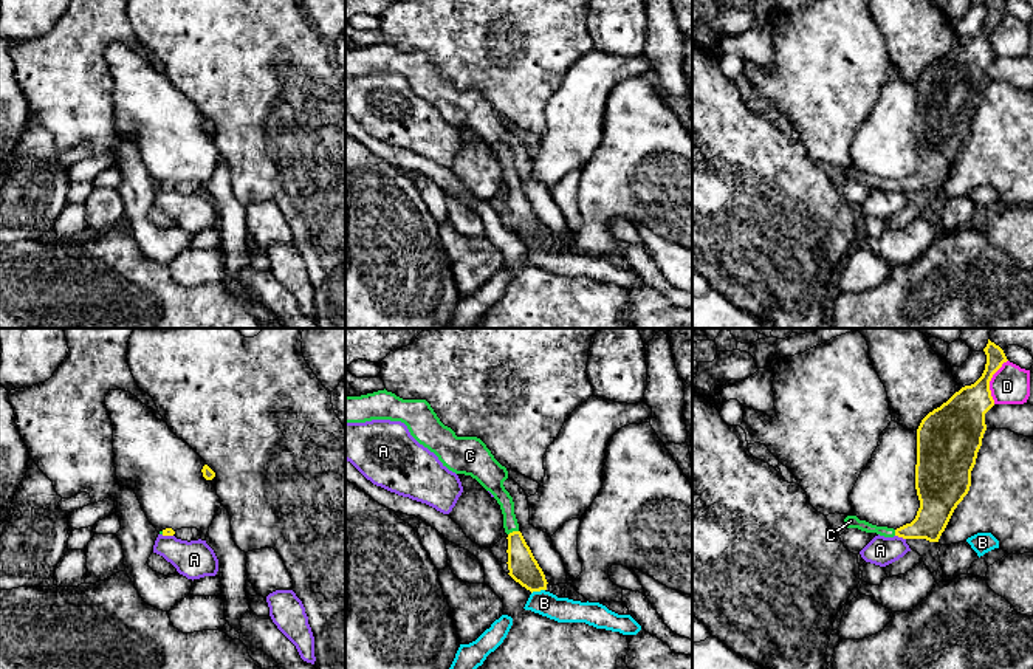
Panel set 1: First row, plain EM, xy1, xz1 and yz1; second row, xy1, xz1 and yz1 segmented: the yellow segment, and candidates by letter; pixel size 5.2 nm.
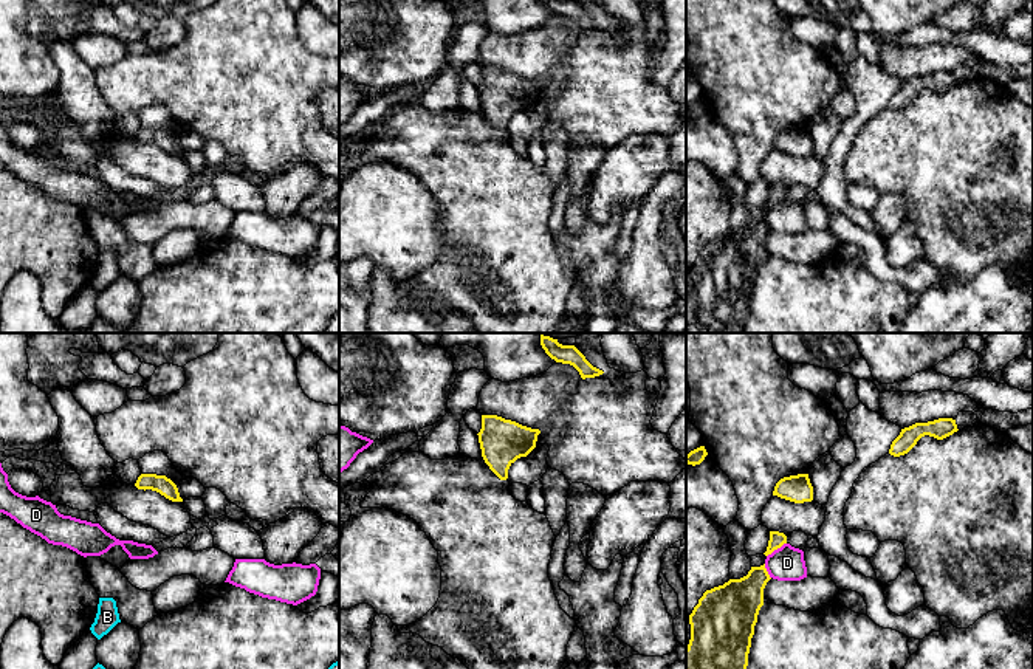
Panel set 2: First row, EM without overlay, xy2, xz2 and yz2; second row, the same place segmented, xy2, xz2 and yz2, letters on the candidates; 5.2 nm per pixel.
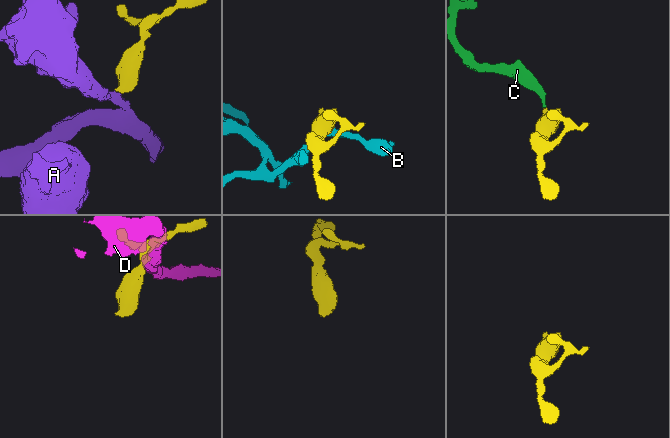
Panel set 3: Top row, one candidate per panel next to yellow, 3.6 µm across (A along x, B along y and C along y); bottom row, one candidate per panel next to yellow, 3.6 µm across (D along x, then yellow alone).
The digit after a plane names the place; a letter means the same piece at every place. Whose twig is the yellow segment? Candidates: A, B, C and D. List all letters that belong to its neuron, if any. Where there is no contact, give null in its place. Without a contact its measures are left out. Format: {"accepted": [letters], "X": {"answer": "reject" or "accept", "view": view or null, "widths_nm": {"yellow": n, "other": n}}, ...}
{"accepted": ["C"], "A": {"answer": "reject", "view": "yz1", "widths_nm": {"yellow": 180, "other": 150}}, "B": {"answer": "reject", "view": "xz1", "widths_nm": {"yellow": 160, "other": 130}}, "C": {"answer": "accept", "view": "xz1", "widths_nm": {"yellow": 160, "other": 80}}, "D": {"answer": "reject", "view": "yz1", "widths_nm": {"yellow": 240, "other": 200}}}

